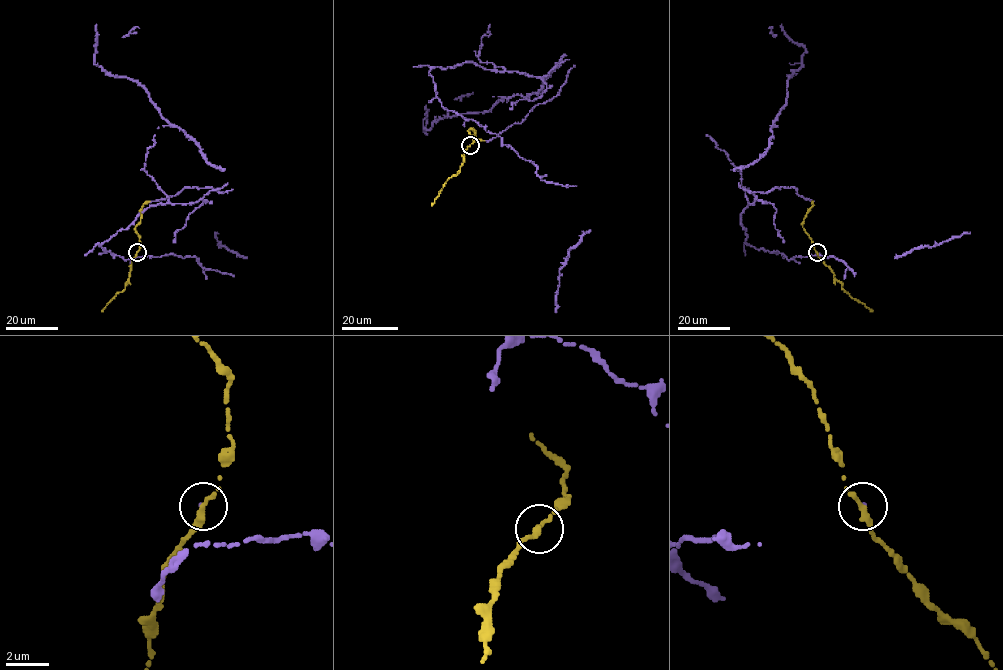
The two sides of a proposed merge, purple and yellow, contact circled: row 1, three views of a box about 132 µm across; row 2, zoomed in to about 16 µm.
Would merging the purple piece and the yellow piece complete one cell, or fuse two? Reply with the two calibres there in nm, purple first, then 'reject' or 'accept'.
100/280 nm | accept

